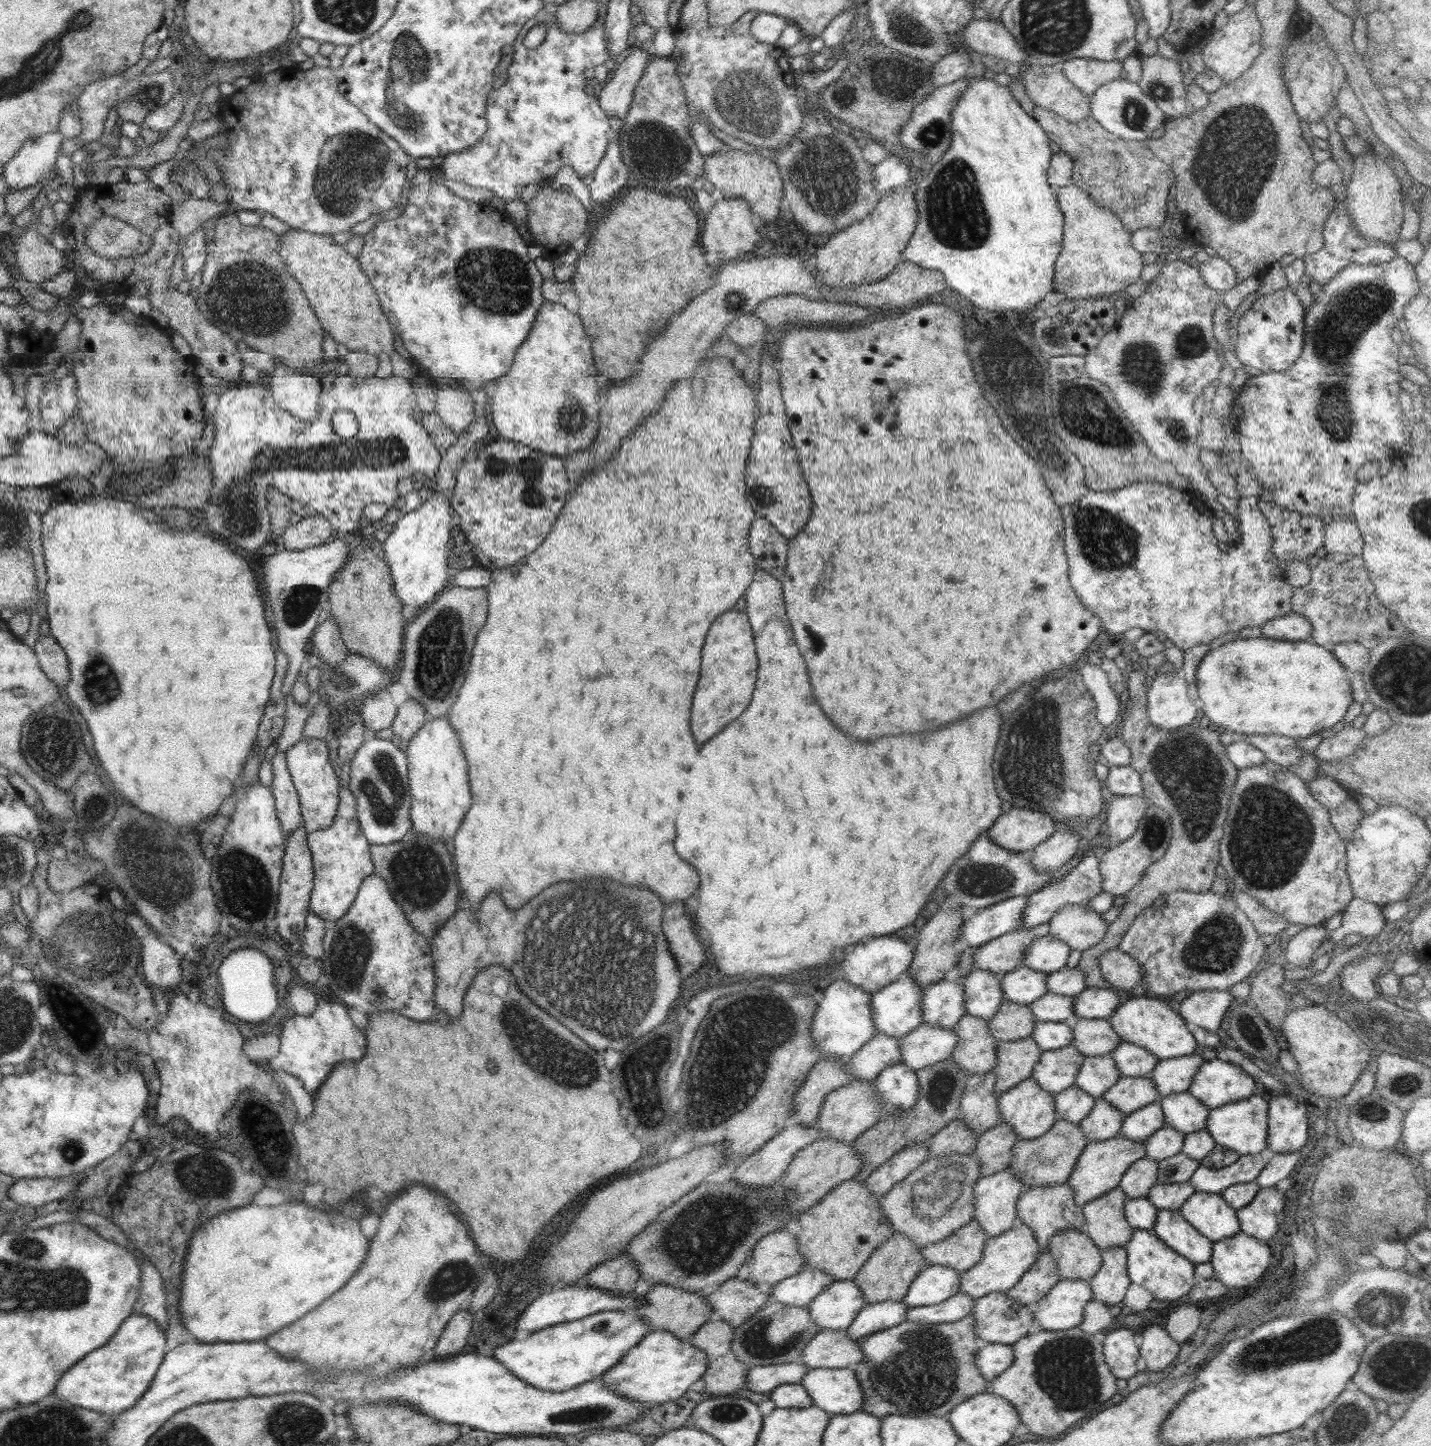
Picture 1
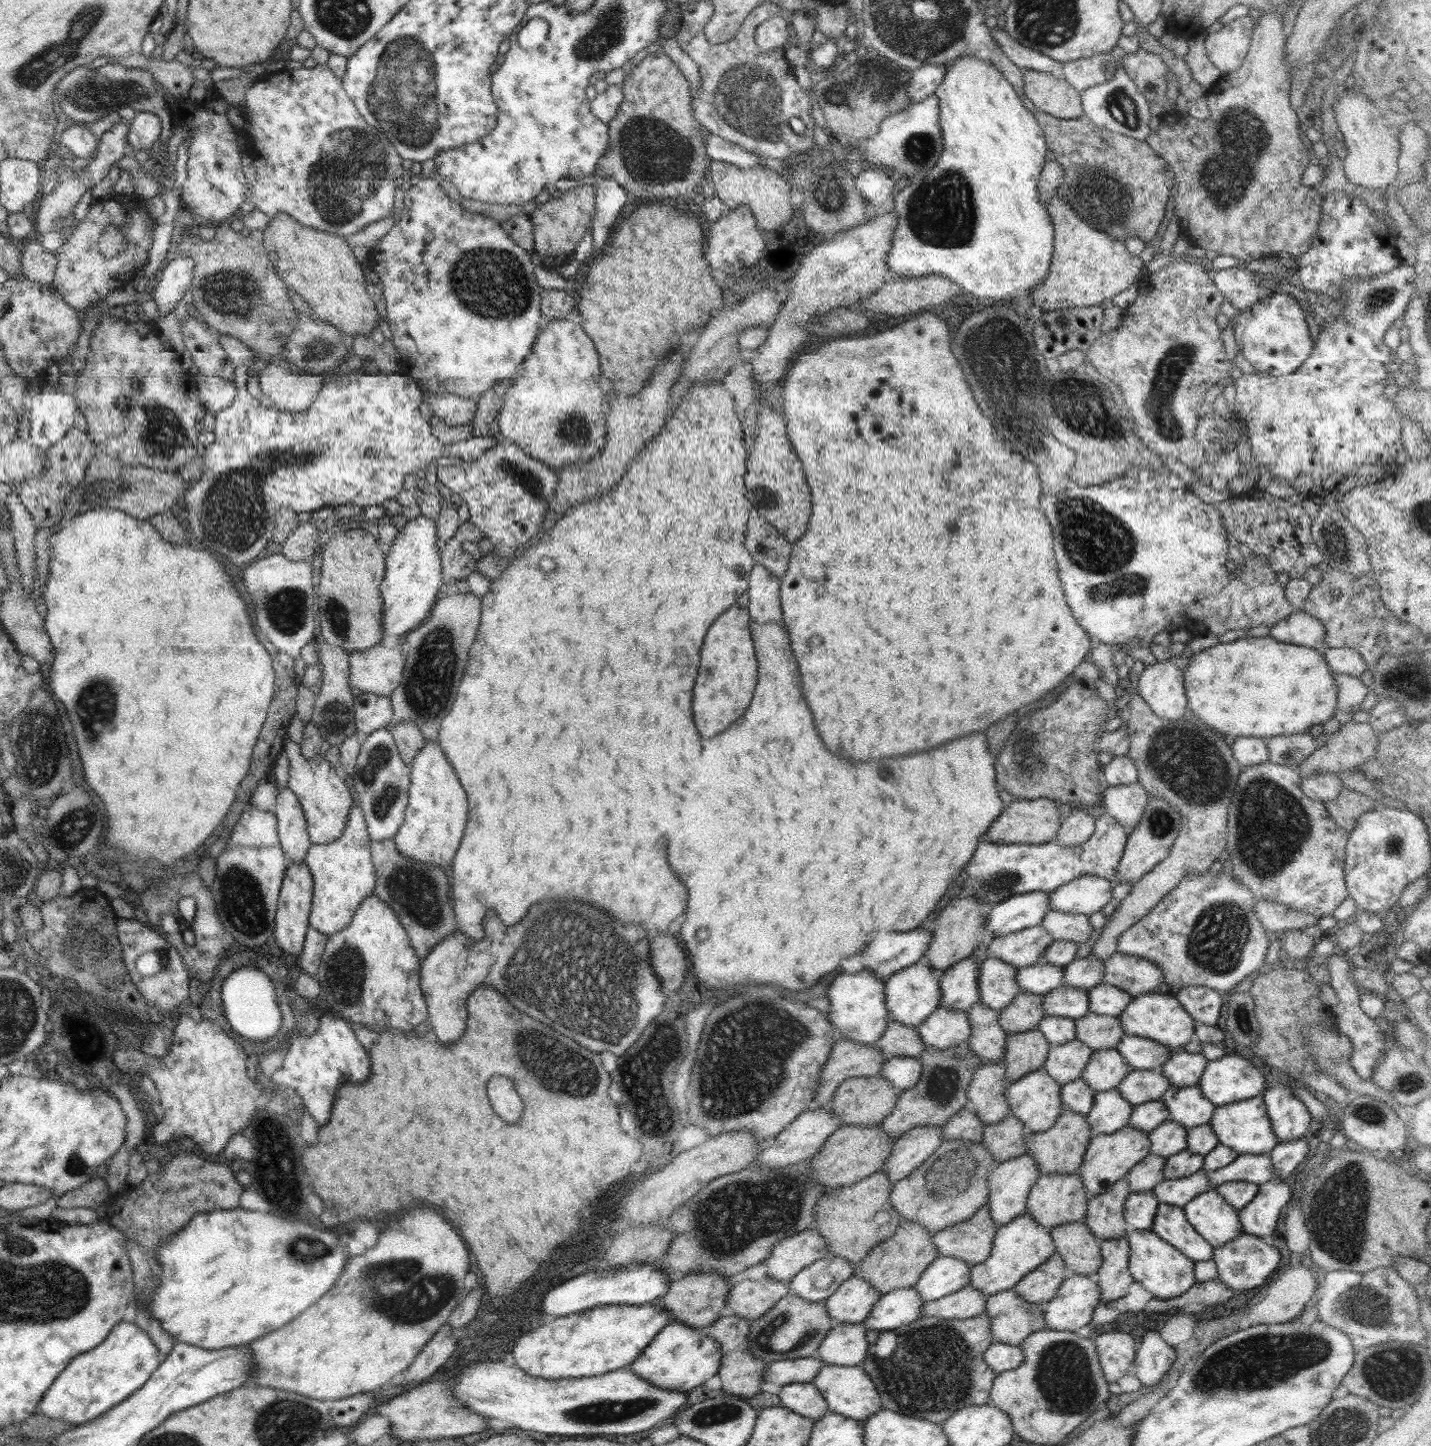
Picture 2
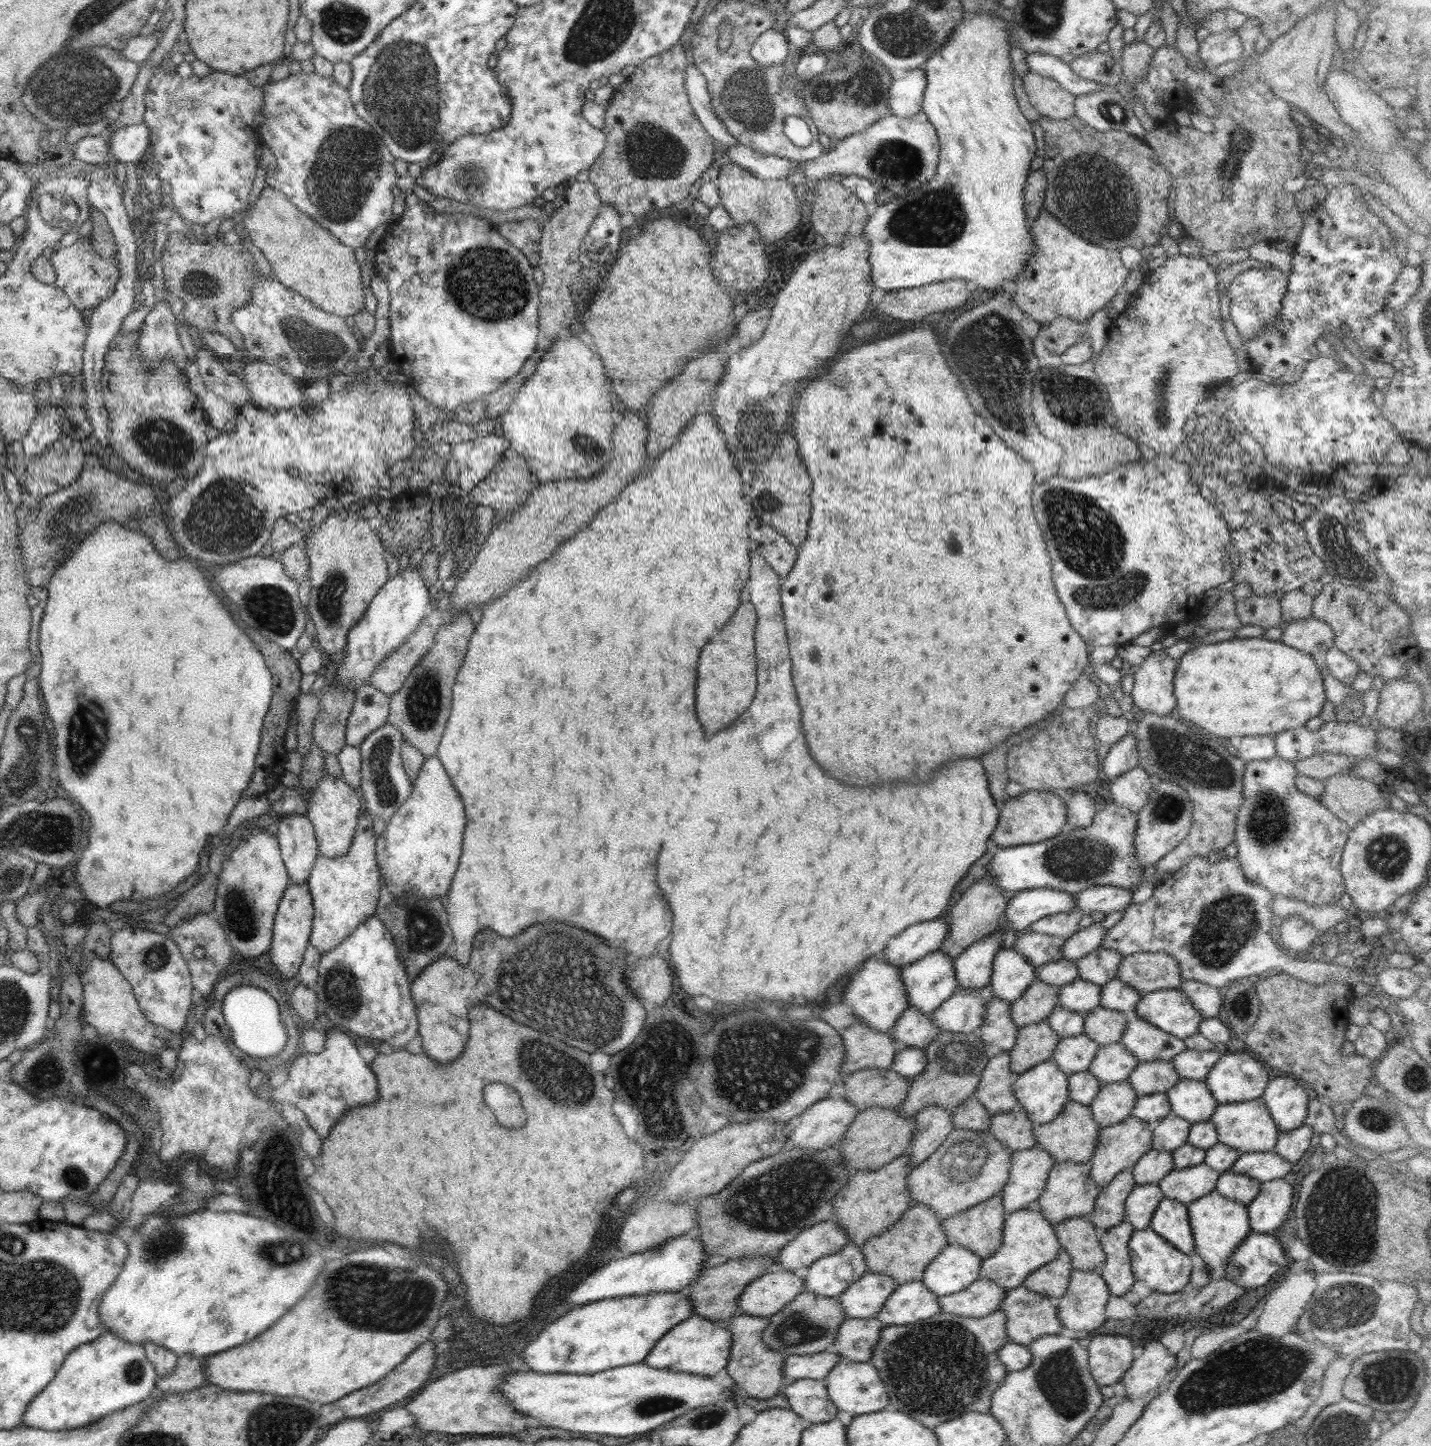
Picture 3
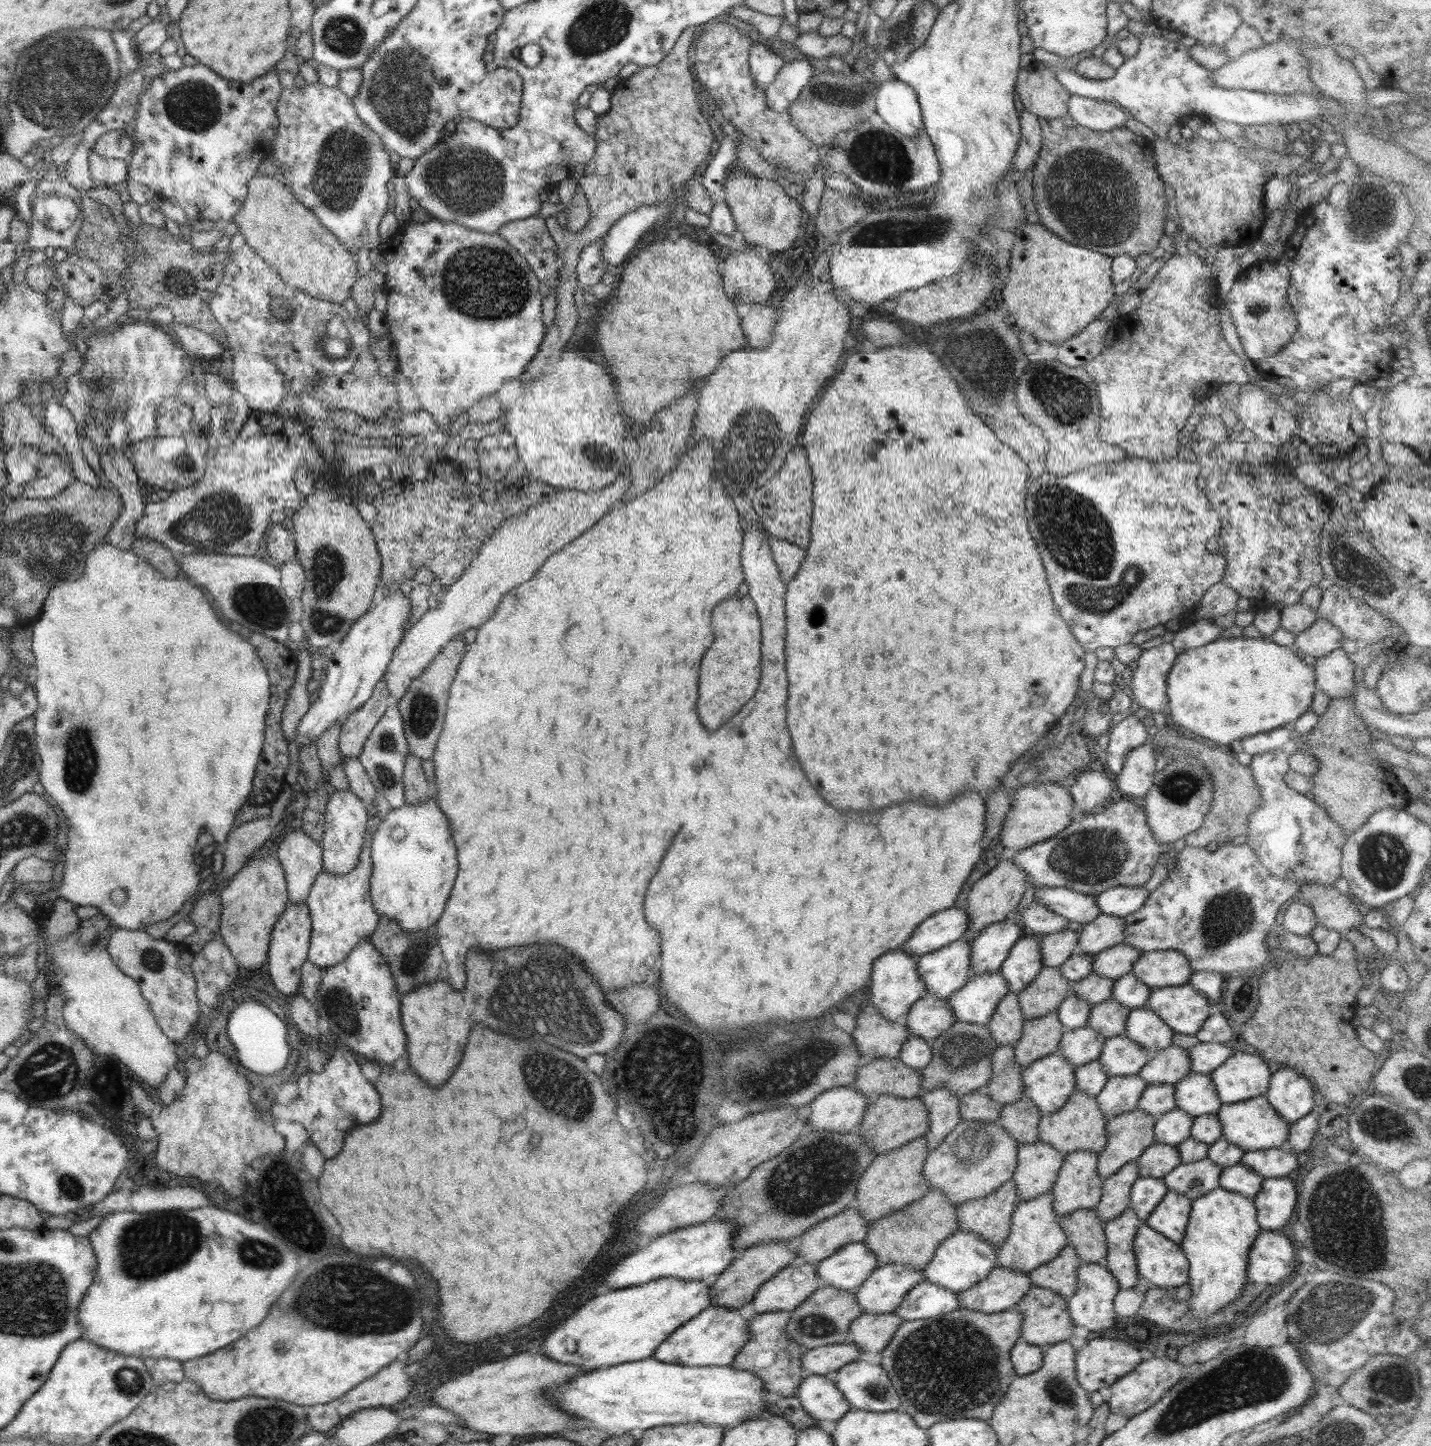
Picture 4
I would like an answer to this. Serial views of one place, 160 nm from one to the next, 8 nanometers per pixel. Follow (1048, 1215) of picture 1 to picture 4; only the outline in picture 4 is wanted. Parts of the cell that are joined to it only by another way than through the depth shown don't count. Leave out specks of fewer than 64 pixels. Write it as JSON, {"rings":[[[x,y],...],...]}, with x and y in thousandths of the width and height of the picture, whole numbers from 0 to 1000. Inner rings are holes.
{"rings":[[[752,796],[744,799],[734,825],[737,839],[741,842],[752,837],[765,837],[770,827],[770,815],[767,811],[767,799]]]}

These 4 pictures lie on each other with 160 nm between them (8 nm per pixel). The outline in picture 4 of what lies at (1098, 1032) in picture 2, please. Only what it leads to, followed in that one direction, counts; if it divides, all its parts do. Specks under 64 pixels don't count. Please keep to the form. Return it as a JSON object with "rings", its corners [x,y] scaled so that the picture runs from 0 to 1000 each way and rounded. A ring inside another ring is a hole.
{"rings":[[[778,691],[765,694],[762,696],[759,710],[764,711],[773,719],[785,716],[790,699],[790,698],[781,694]]]}

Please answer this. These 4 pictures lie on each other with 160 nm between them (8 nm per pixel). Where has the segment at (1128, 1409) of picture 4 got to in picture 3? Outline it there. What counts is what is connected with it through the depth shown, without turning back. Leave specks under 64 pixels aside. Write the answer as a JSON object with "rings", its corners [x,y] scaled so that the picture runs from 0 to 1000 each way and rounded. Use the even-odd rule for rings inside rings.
{"rings":[[[810,927],[802,928],[798,937],[792,941],[791,945],[785,950],[783,954],[787,959],[788,967],[794,968],[804,962],[808,961],[812,957],[813,953],[816,952],[816,949],[824,943],[825,938],[816,935],[816,933]]]}

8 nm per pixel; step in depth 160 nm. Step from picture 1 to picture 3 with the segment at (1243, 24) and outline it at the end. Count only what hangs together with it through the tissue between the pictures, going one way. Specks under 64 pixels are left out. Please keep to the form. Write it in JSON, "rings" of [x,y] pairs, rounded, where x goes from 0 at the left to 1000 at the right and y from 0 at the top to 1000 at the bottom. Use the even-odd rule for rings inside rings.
{"rings":[[[863,20],[847,23],[842,28],[839,28],[838,39],[843,46],[851,49],[856,43],[865,41],[869,35],[865,20]]]}

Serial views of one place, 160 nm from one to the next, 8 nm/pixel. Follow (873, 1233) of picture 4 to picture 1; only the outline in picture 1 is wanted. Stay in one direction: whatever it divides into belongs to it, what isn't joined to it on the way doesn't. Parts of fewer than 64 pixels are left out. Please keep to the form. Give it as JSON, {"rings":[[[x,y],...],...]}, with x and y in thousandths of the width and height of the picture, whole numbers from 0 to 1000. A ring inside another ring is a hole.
{"rings":[[[626,851],[609,866],[608,870],[602,875],[595,885],[603,893],[606,902],[623,898],[630,900],[637,886],[648,875],[646,868],[644,867],[644,862],[638,860],[638,858],[633,854]]]}

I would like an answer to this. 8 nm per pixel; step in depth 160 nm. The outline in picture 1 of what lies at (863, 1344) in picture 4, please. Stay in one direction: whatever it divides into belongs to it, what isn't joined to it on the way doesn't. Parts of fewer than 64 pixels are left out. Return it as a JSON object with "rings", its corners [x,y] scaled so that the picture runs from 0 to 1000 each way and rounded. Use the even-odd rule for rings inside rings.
{"rings":[[[574,919],[562,932],[561,938],[565,947],[596,946],[603,936],[590,920]]]}

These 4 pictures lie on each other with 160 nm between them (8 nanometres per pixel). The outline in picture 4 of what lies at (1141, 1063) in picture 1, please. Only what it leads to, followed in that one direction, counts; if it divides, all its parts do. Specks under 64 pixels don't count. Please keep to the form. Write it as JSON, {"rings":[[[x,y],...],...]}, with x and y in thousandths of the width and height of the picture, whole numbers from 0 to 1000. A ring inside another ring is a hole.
{"rings":[[[802,696],[790,698],[787,706],[787,716],[804,730],[821,722],[822,714]]]}

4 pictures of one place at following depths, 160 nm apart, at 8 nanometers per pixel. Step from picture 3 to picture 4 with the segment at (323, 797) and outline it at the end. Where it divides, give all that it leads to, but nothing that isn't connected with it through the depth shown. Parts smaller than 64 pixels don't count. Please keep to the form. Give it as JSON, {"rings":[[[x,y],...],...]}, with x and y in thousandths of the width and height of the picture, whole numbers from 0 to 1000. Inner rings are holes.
{"rings":[[[232,546],[227,559],[226,575],[224,581],[226,588],[226,602],[233,604],[242,605],[251,597],[251,592],[254,585],[254,579],[257,572],[256,557],[244,546]]]}

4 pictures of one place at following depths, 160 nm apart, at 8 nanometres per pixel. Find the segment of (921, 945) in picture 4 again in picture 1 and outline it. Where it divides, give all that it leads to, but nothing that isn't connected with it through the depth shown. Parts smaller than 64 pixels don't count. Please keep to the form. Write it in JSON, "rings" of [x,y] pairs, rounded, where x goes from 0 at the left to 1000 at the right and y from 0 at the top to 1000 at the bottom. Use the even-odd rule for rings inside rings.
{"rings":[[[621,647],[609,648],[607,651],[598,653],[595,658],[591,658],[591,663],[587,670],[590,672],[590,677],[594,680],[609,687],[625,679],[631,673],[633,674],[638,663],[639,656],[632,649],[621,649]]]}

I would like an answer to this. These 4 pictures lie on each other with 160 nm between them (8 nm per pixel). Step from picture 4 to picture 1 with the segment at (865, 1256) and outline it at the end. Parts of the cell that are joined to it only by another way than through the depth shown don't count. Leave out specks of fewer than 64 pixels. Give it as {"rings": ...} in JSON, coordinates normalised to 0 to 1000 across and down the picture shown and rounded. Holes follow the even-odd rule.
{"rings":[[[562,876],[555,882],[545,885],[537,891],[538,900],[554,904],[564,904],[567,899],[582,887],[582,884],[571,877]]]}

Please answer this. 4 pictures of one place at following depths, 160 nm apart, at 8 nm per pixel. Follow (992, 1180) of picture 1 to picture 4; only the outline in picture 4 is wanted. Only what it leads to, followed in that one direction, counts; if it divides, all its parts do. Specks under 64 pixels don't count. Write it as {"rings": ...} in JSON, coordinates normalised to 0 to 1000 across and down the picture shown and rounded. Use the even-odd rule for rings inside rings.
{"rings":[[[727,788],[723,790],[712,790],[711,807],[707,815],[712,831],[734,825],[744,802],[743,797]]]}

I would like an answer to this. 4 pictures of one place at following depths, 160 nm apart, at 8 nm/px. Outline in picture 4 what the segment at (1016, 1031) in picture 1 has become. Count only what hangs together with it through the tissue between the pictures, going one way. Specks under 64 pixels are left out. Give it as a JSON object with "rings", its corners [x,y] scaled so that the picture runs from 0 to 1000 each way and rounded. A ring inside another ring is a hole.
{"rings":[[[729,669],[718,683],[711,687],[714,701],[718,705],[738,699],[749,688],[750,681],[739,670]]]}

